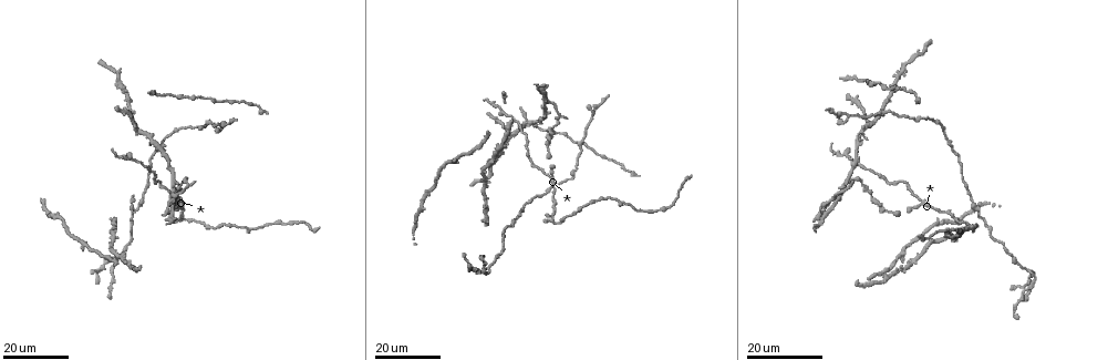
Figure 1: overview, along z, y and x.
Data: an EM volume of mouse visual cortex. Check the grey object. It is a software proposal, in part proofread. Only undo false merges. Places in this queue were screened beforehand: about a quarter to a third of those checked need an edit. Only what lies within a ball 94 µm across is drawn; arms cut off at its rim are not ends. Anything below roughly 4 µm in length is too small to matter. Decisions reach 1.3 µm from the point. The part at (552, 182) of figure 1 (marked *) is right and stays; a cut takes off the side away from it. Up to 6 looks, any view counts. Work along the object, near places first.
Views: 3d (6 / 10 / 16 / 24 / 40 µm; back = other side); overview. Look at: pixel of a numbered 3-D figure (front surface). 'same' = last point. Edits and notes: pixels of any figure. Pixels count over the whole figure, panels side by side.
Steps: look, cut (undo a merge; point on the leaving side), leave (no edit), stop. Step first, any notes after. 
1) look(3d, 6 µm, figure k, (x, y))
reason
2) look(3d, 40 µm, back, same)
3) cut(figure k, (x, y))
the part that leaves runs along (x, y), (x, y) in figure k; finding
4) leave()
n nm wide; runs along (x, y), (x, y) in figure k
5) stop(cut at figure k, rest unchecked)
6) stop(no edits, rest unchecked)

look(3d, 24 µm, figure 1, (837, 199))
looks like a crossing

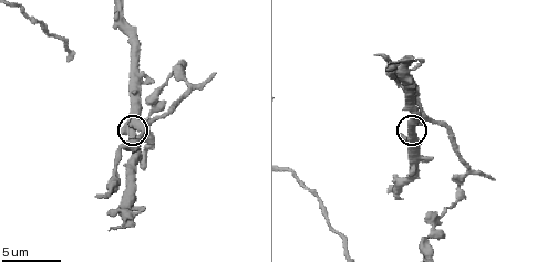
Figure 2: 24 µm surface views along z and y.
look(3d, 6 µm, figure 2, (407, 138))

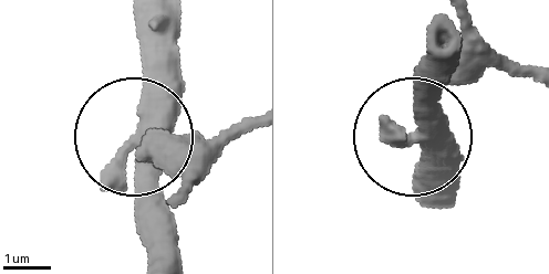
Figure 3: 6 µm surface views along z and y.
look(3d, 6 µm, back, figure 3, (417, 136))

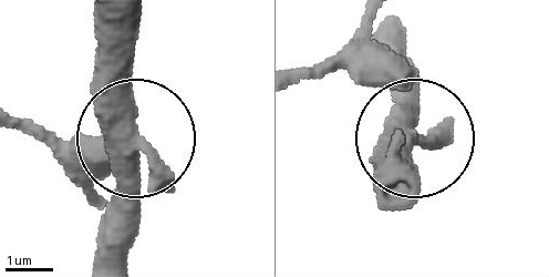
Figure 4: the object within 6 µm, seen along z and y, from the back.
leave()
400 nm wide; all the same cell

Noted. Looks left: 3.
look(3d, 24 µm, figure 1, (136, 132))
looks like a crossing

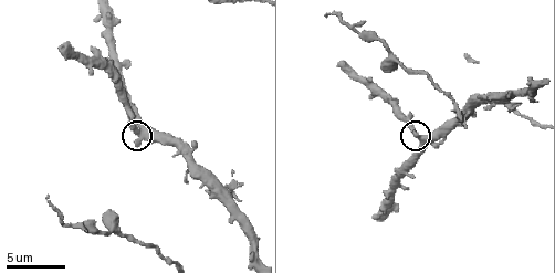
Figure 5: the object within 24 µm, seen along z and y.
look(3d, 10 µm, figure 5, (143, 133))

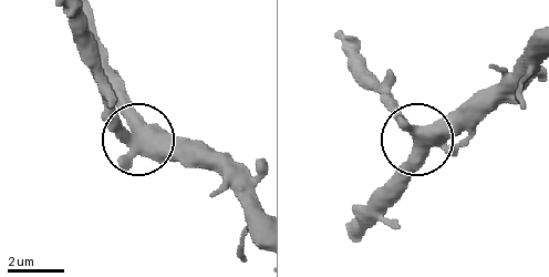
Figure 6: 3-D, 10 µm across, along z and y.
leave()
runs along (255, 212), (211, 171), (147, 147), (125, 92) in figure 6; one cell here

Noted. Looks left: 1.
stop(no edits, rest unchecked)

